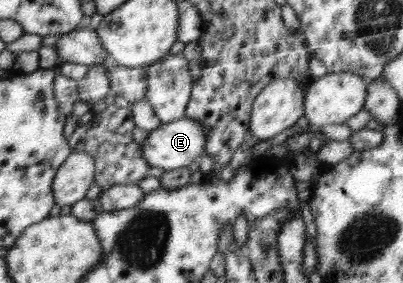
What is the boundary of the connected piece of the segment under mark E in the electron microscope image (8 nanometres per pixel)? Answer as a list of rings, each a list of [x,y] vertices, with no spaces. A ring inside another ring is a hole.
[[[189,117],[161,123],[161,127],[149,131],[143,145],[144,156],[153,167],[164,170],[188,167],[207,148],[207,127]]]

